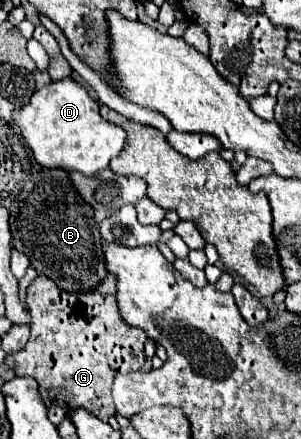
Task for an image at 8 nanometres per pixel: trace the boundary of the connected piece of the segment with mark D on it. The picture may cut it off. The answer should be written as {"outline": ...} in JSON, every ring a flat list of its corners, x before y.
{"outline":[[69,77,35,91,31,101,17,113,17,125,41,167,59,167,83,175,95,175,105,169,125,143,125,131,107,123,99,115,99,103,81,83]]}

